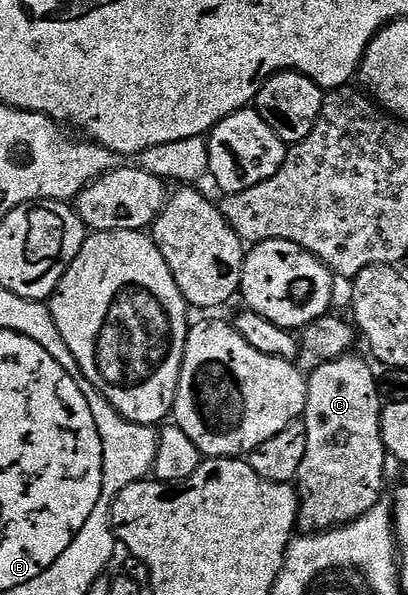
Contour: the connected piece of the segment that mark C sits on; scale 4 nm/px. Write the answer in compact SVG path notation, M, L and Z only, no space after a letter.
M347 354L335 360L319 363L317 365L318 369L312 374L309 373L306 382L306 411L304 413L304 423L308 430L308 450L304 453L304 463L300 465L300 474L296 481L298 490L297 527L303 533L313 534L315 532L328 532L332 528L341 528L343 524L350 524L353 520L359 520L361 516L368 514L368 510L372 510L383 499L382 483L386 480L386 460L388 461L388 453L382 437L384 399L382 400L381 394L378 393L378 380L374 377L373 370L370 369L371 361L366 360L361 360L358 354Z

